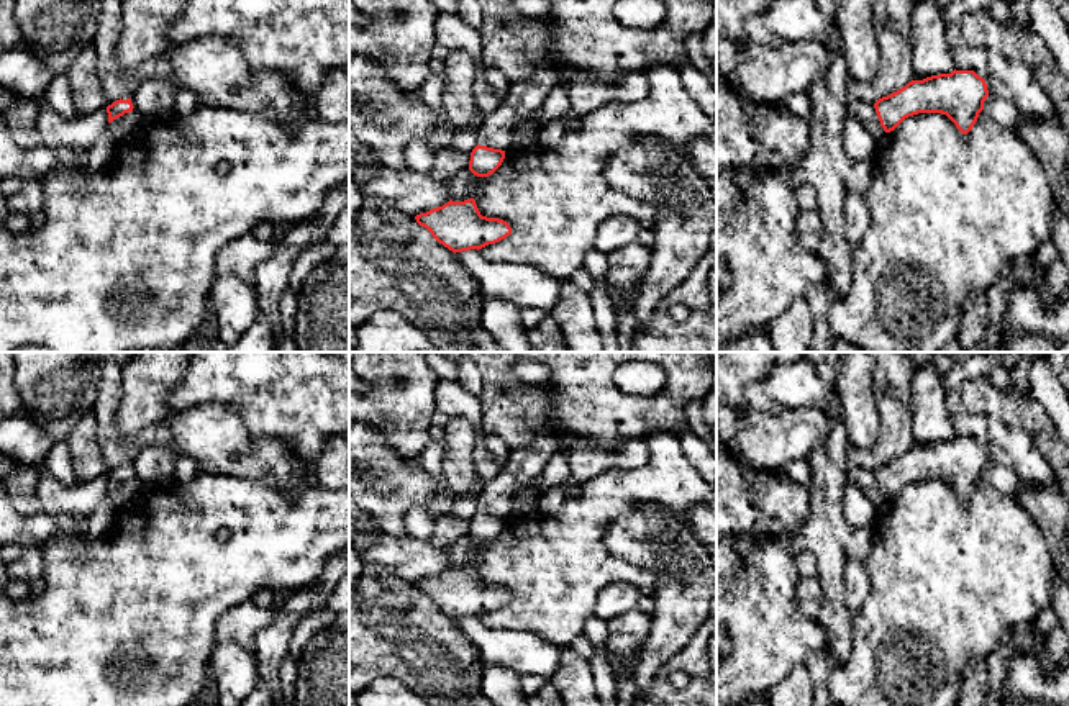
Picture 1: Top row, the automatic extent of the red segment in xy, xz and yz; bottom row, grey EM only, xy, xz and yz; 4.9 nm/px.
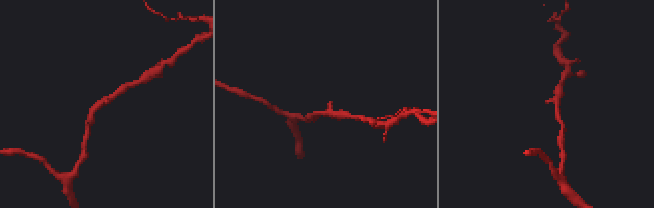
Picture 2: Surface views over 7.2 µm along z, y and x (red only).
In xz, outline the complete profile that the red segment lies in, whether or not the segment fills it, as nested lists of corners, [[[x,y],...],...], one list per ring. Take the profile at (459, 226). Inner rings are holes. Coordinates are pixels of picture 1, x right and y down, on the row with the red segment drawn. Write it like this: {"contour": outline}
{"contour": [[[474,198],[449,200],[443,206],[416,215],[415,219],[454,254],[471,249],[479,251],[512,234],[507,221],[482,216]]]}

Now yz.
{"contour": [[[954,69],[951,74],[912,80],[874,105],[854,102],[846,118],[857,120],[877,141],[918,113],[946,115],[962,134],[967,134],[987,97],[987,84],[980,75]]]}

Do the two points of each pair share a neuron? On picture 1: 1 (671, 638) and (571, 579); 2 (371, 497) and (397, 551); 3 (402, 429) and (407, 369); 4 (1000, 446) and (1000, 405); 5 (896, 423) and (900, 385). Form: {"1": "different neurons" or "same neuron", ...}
{"1": "different neurons", "2": "different neurons", "3": "same neuron", "4": "different neurons", "5": "same neuron"}

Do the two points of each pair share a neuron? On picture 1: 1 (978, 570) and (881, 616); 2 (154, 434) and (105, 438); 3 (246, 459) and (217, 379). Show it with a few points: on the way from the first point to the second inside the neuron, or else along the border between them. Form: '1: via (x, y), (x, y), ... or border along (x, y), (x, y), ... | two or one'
1: via (953, 582), (918, 616), (905, 616) | one
2: via (143, 439), (117, 443) | one
3: border along (187, 407), (225, 403), (238, 415), (251, 436) | two

